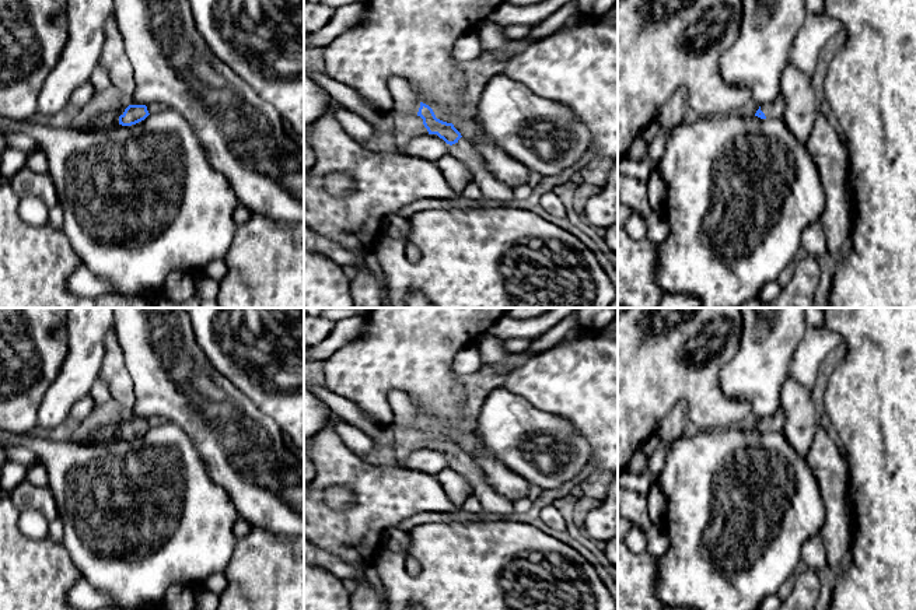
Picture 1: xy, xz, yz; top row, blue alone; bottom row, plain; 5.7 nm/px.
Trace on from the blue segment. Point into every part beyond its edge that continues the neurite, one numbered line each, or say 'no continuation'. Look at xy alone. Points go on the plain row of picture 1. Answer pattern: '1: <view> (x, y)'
no continuation

